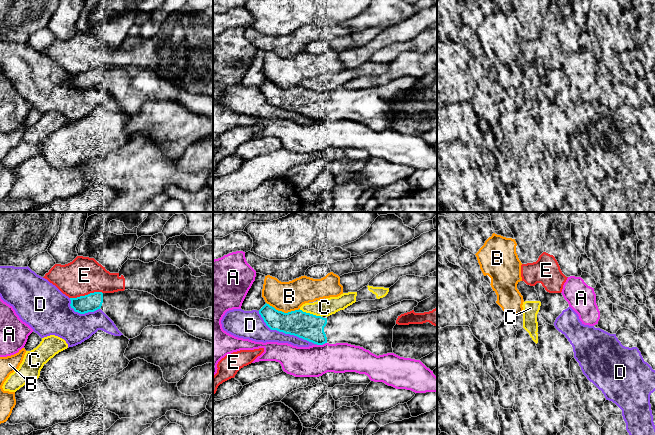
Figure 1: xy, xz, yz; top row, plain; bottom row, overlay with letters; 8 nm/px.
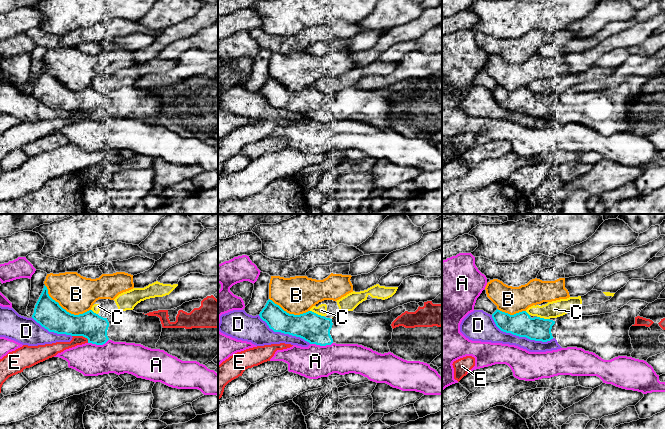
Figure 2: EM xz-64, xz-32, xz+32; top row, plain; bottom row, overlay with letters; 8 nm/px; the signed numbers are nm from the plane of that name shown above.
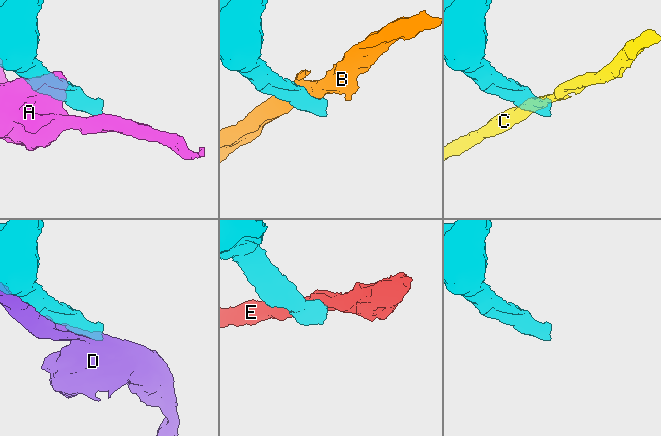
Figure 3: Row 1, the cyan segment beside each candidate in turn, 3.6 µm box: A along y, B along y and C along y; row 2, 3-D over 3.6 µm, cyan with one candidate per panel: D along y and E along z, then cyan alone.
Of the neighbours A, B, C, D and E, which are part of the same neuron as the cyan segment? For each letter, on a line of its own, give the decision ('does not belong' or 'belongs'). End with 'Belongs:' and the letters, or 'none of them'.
A: does not belong
B: does not belong
C: does not belong
D: does not belong
E: does not belong
Belongs: none of them

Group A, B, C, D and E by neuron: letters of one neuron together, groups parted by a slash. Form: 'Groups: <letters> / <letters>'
Groups: A / B / C / D / E

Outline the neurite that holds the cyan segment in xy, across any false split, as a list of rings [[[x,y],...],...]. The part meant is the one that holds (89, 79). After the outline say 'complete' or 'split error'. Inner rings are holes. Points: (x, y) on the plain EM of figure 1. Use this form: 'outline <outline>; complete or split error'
outline [[[94,68],[70,76],[71,84],[80,90],[101,85],[128,115],[139,112],[147,102],[177,101],[188,110],[213,119],[213,96],[190,93],[148,68]]]; split error

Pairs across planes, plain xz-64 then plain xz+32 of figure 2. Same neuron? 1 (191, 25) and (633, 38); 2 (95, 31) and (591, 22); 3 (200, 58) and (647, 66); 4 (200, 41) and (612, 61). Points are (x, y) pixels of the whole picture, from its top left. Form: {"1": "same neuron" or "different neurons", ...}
{"1": "same neuron", "2": "different neurons", "3": "same neuron", "4": "same neuron"}

